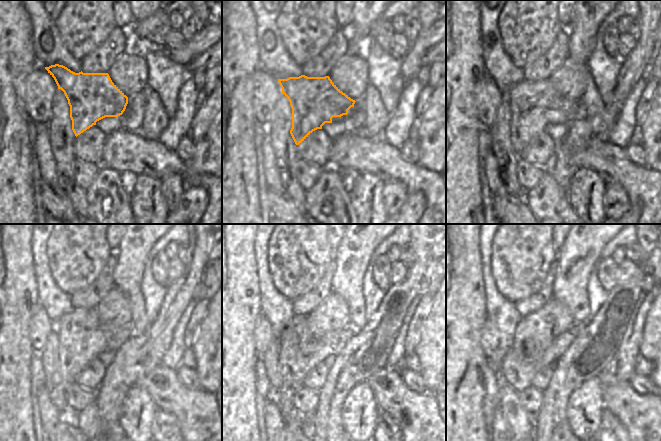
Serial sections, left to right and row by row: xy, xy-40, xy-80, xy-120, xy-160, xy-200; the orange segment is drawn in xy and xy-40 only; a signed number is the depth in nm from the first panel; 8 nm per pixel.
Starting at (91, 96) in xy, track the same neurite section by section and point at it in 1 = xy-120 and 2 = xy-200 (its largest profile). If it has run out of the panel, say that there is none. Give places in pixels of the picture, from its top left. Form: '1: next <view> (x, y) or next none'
1: next xy-120 (81, 334)
2: next xy-200 (519, 375)

